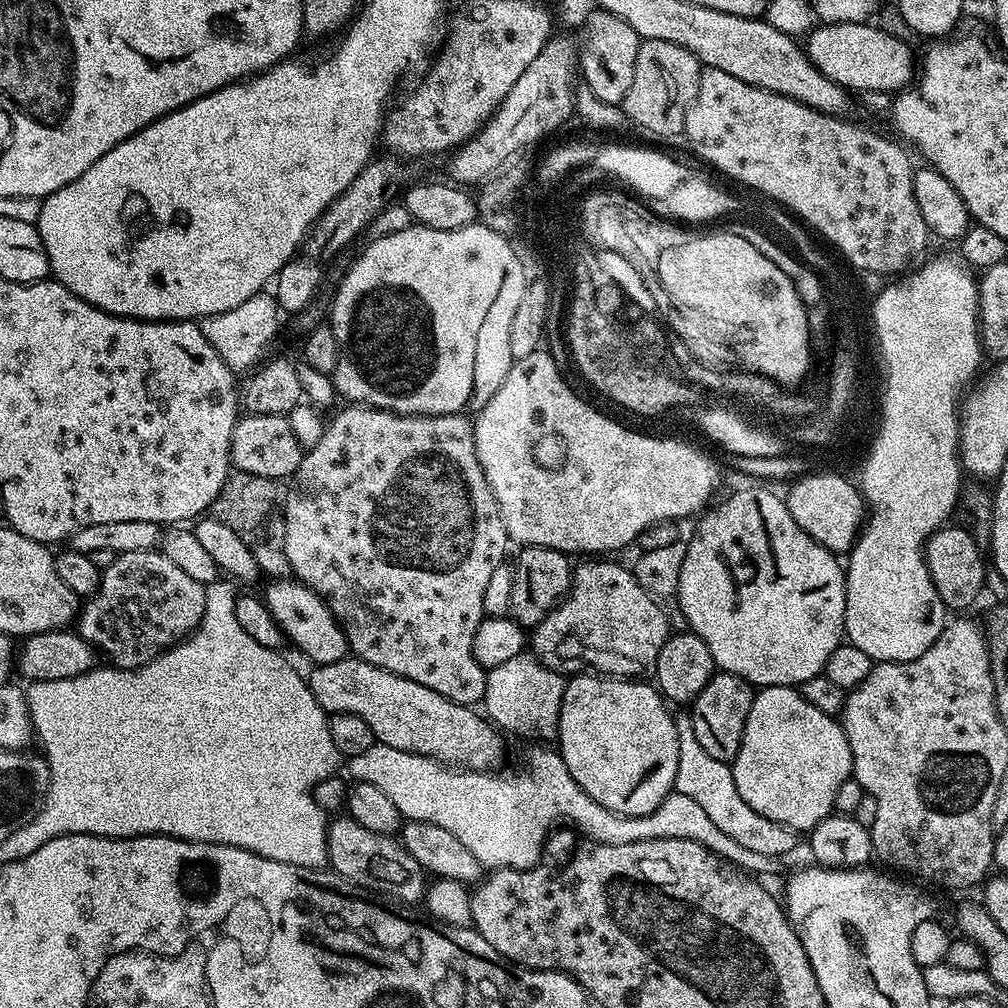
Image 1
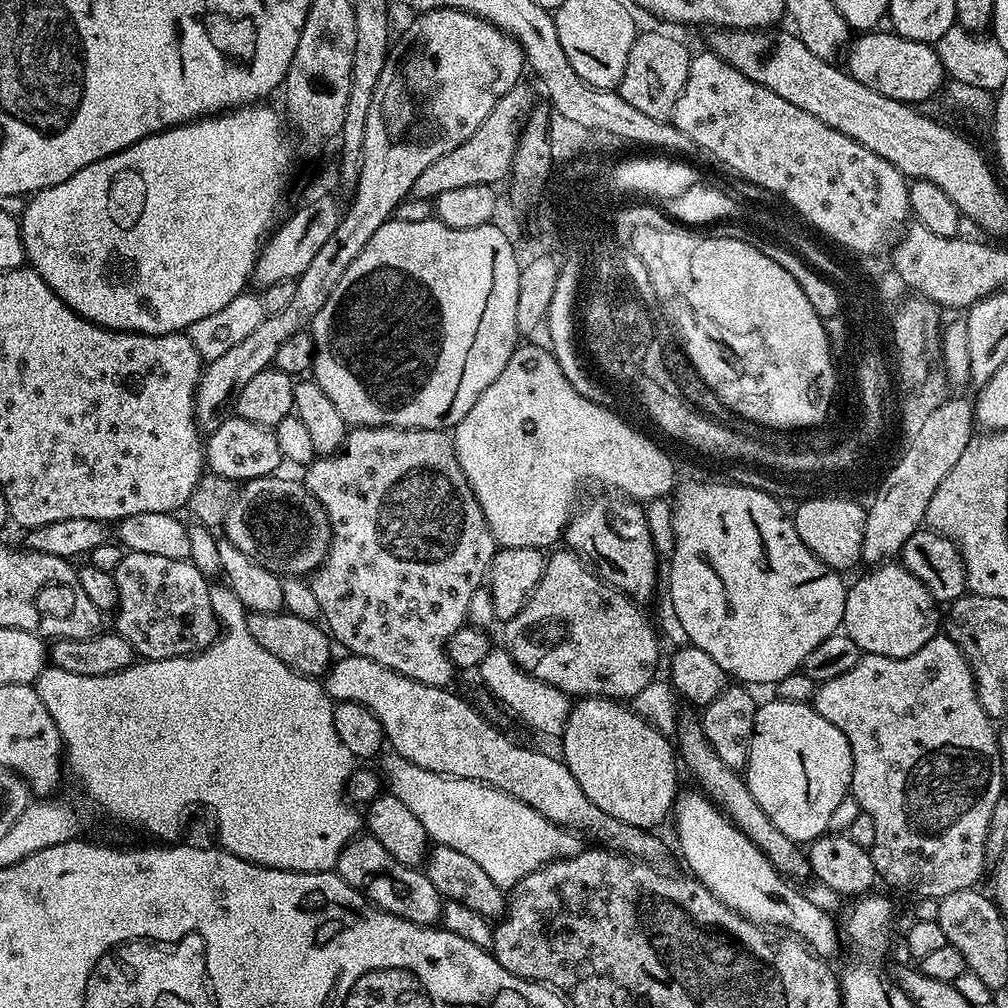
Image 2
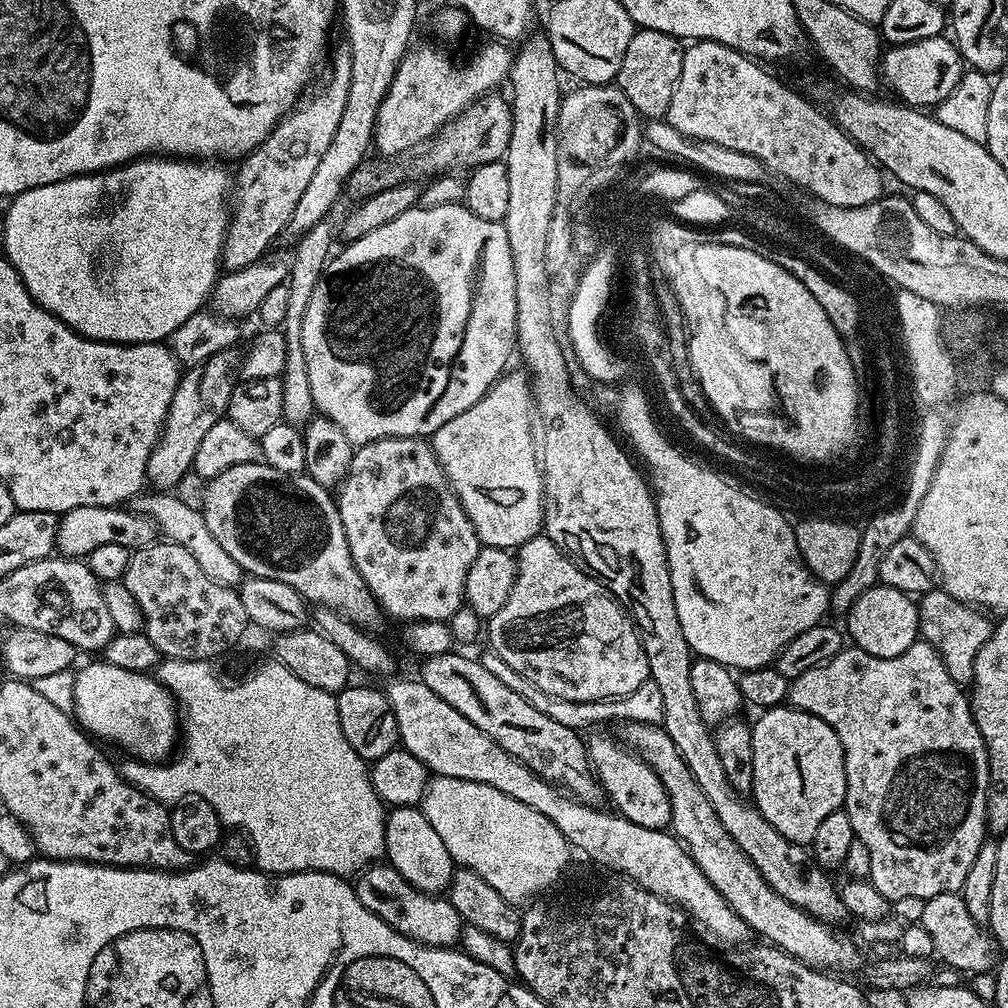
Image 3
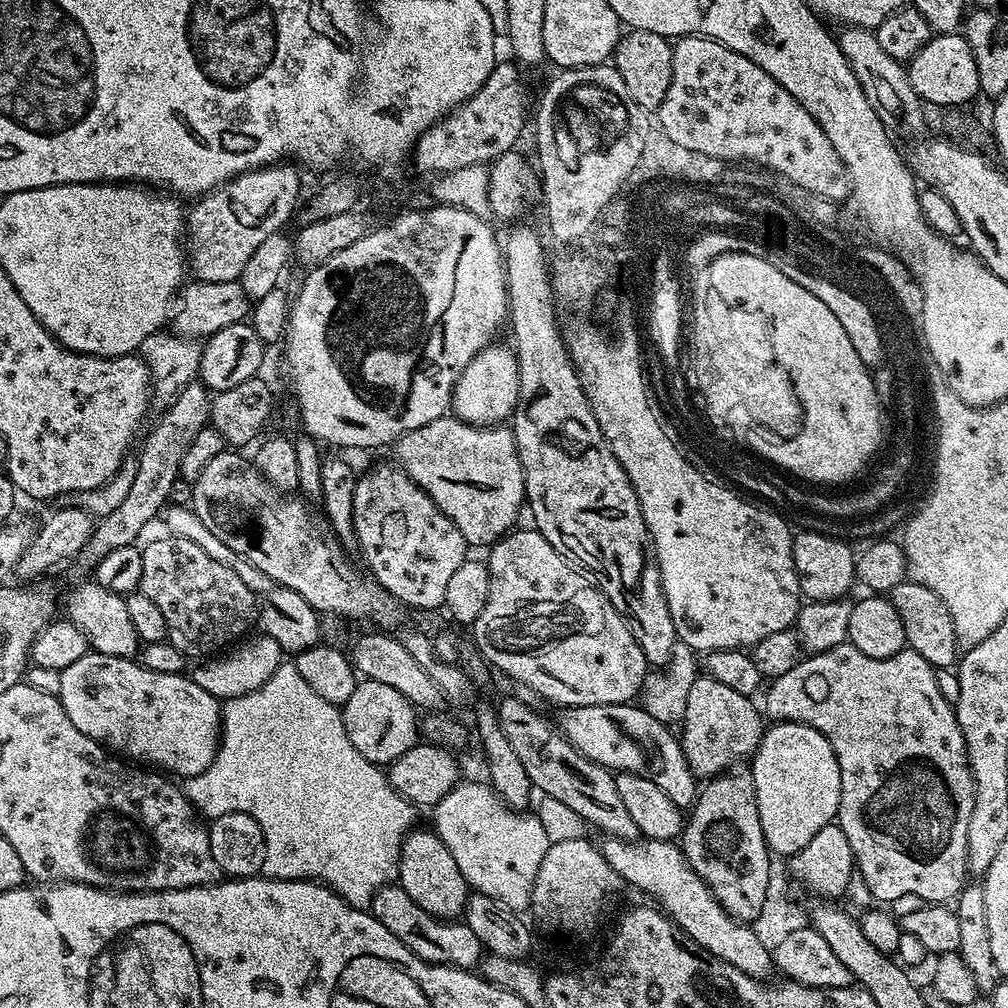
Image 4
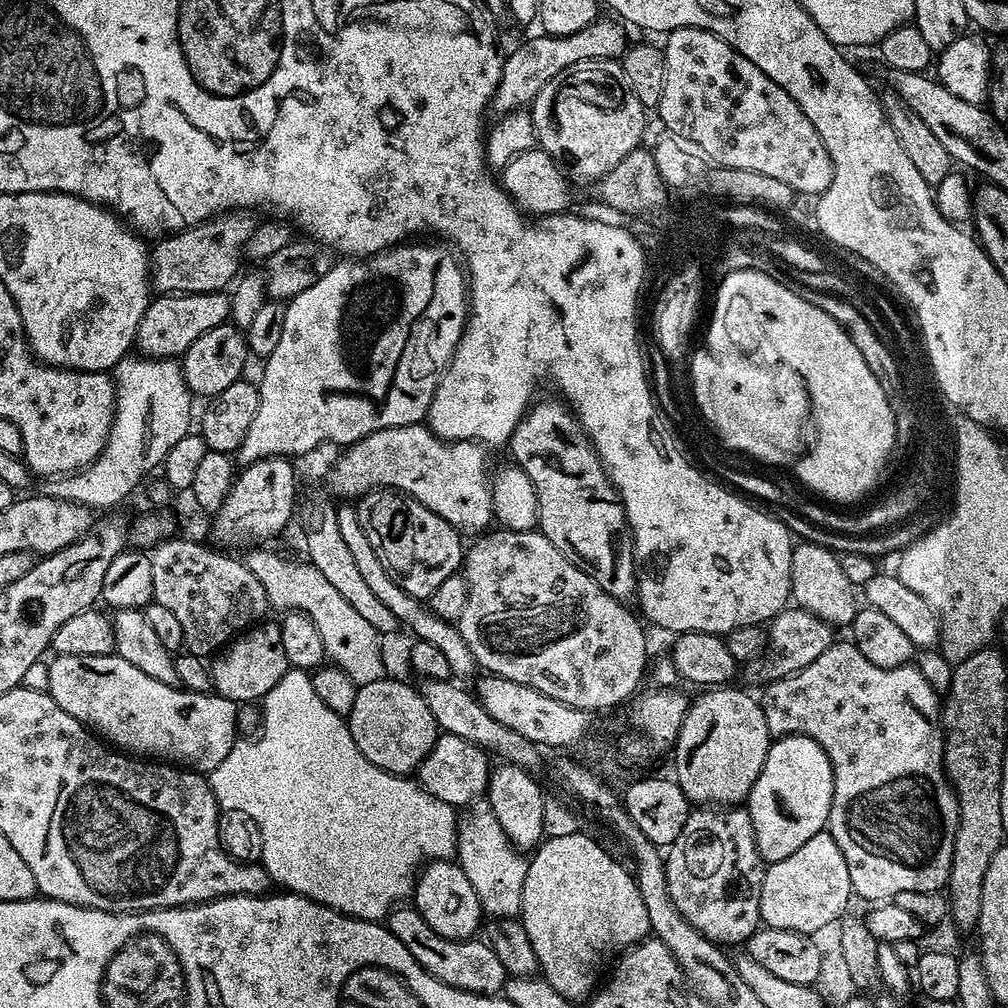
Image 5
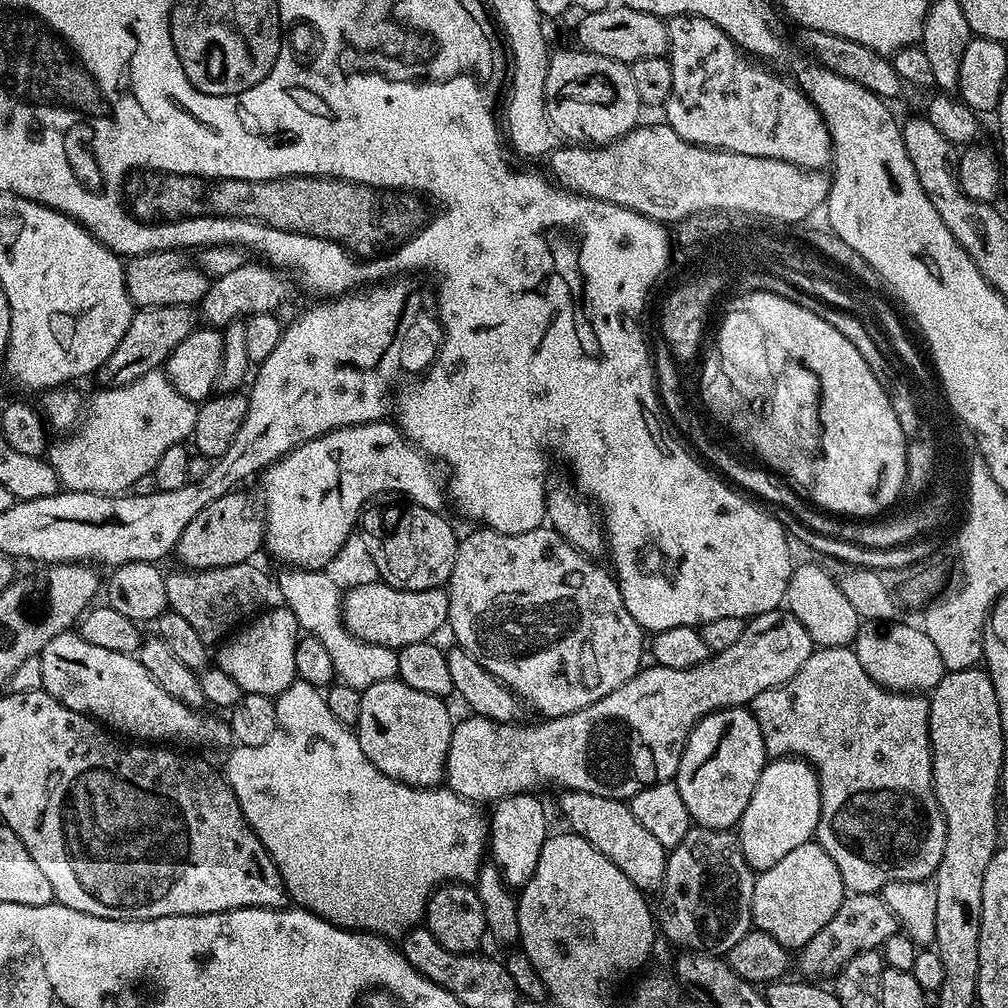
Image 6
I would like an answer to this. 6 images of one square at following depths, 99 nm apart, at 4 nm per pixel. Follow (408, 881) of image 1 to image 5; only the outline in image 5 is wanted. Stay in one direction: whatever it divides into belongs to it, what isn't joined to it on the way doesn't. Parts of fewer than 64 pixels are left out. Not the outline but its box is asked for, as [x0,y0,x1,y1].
[386,906,510,996]

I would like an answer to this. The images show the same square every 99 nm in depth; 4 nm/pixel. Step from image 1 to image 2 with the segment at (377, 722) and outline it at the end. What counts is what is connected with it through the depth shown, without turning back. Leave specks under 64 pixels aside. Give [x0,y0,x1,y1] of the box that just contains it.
[322,654,660,861]

